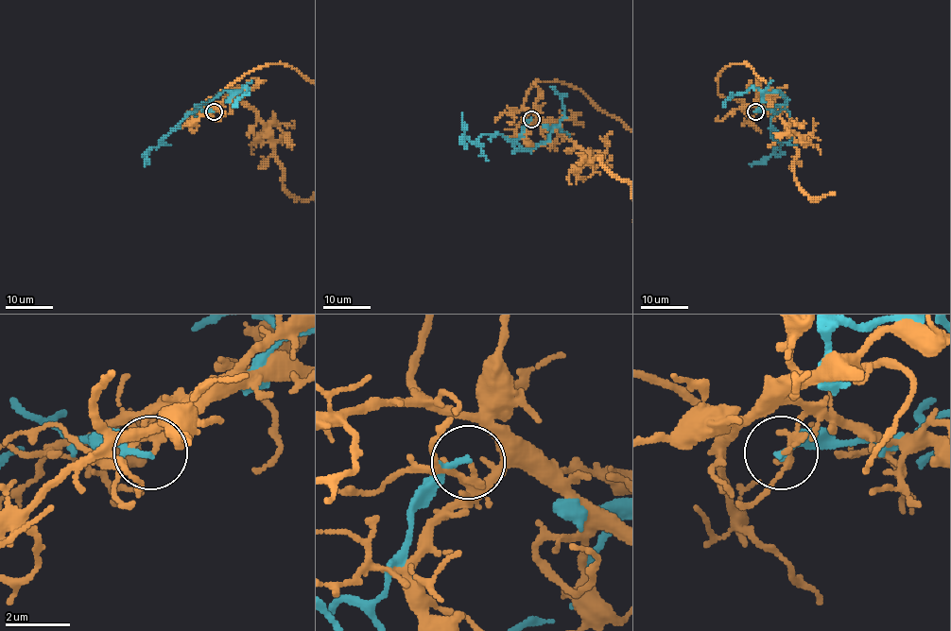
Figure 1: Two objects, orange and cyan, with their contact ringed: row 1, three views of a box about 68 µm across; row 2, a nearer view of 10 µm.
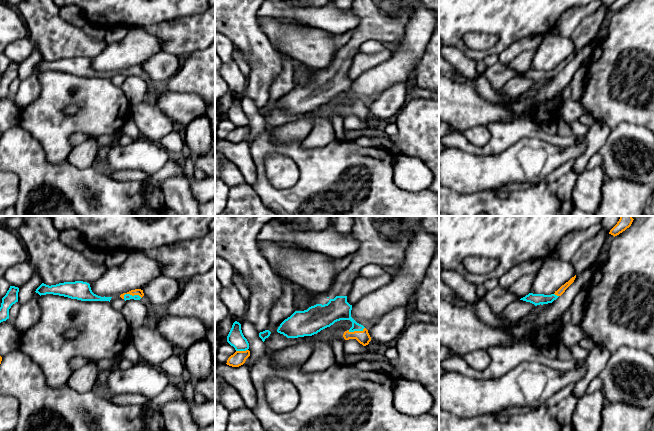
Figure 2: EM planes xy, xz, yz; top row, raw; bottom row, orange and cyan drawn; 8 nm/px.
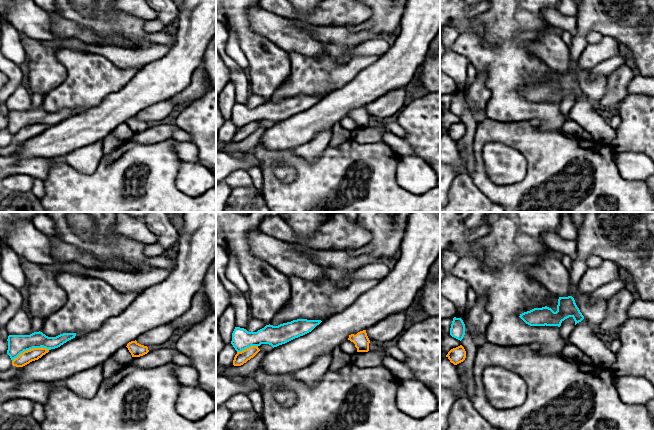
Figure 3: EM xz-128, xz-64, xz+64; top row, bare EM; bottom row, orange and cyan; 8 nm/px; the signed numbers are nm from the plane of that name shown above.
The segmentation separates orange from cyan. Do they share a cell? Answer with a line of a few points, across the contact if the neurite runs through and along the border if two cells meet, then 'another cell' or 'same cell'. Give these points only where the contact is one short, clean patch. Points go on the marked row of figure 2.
another cell

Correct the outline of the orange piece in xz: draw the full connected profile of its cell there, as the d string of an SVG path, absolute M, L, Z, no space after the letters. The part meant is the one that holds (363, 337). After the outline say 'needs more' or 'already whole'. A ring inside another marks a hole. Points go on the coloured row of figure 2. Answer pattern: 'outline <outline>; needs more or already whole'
outline M364 328L362 331L350 332L349 330L345 331L343 334L345 340L356 339L360 344L366 346L371 341L371 337L368 333L368 330Z; already whole

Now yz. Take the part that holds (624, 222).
outline M620 216L619 221L617 224L610 230L609 234L613 235L614 237L625 231L629 228L633 222L632 216Z; already whole

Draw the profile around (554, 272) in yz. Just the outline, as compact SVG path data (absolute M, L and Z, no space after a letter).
M548 256L543 259L541 268L534 274L530 293L554 294L562 285L576 275L571 261Z

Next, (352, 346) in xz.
M349 339L344 341L343 345L344 353L348 354L362 354L362 355L373 355L376 354L370 350L369 346L363 346L356 339Z

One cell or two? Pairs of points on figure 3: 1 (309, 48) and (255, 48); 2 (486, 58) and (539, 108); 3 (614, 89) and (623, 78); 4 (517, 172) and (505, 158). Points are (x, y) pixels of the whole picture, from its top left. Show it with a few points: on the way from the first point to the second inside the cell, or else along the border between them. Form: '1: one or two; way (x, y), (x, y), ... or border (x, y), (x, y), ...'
1: two; border (261, 34), (265, 35), (287, 53)
2: one; way (502, 74), (505, 77), (505, 87), (523, 105)
3: one; way (617, 86), (620, 81)
4: one; way (514, 169), (506, 161)

